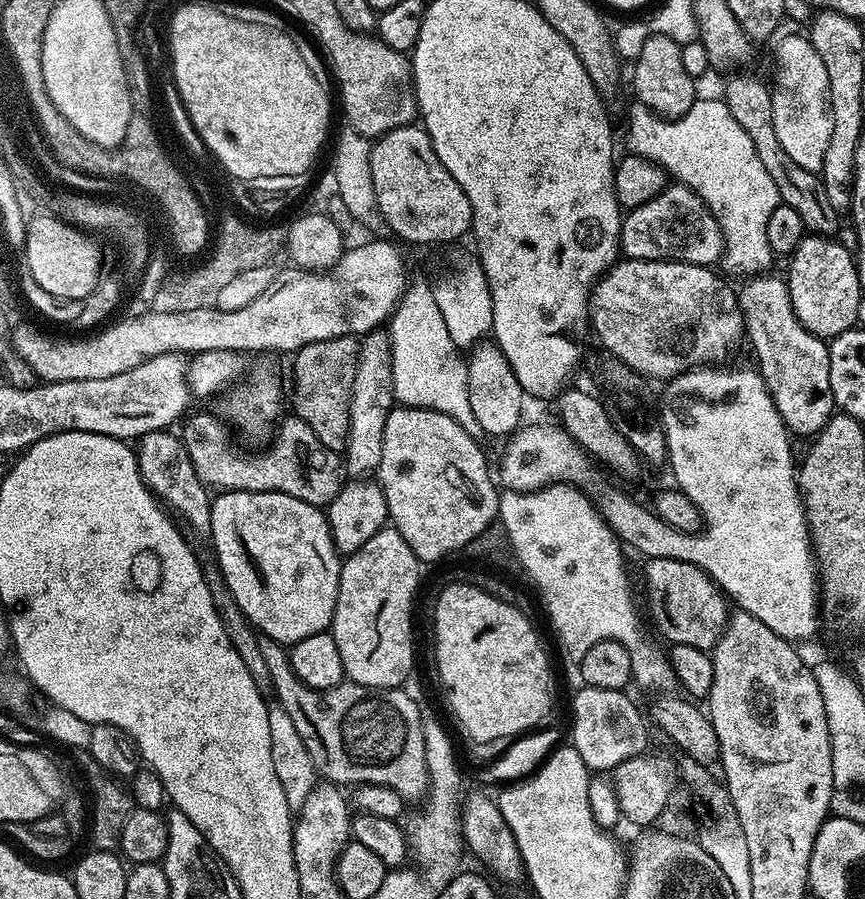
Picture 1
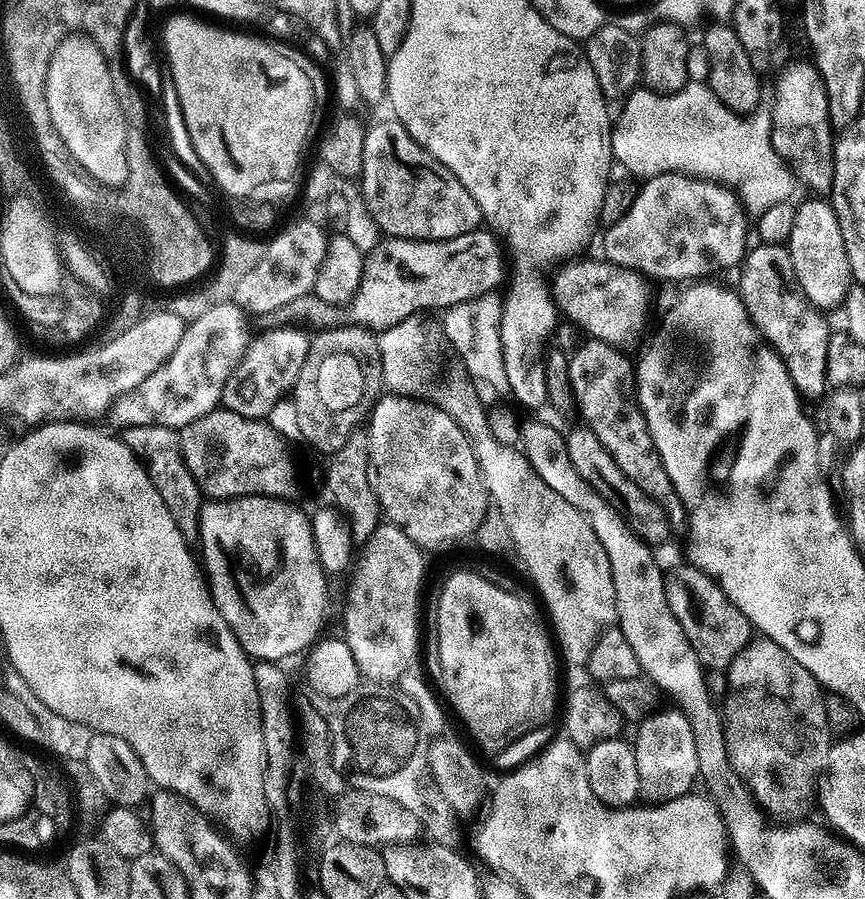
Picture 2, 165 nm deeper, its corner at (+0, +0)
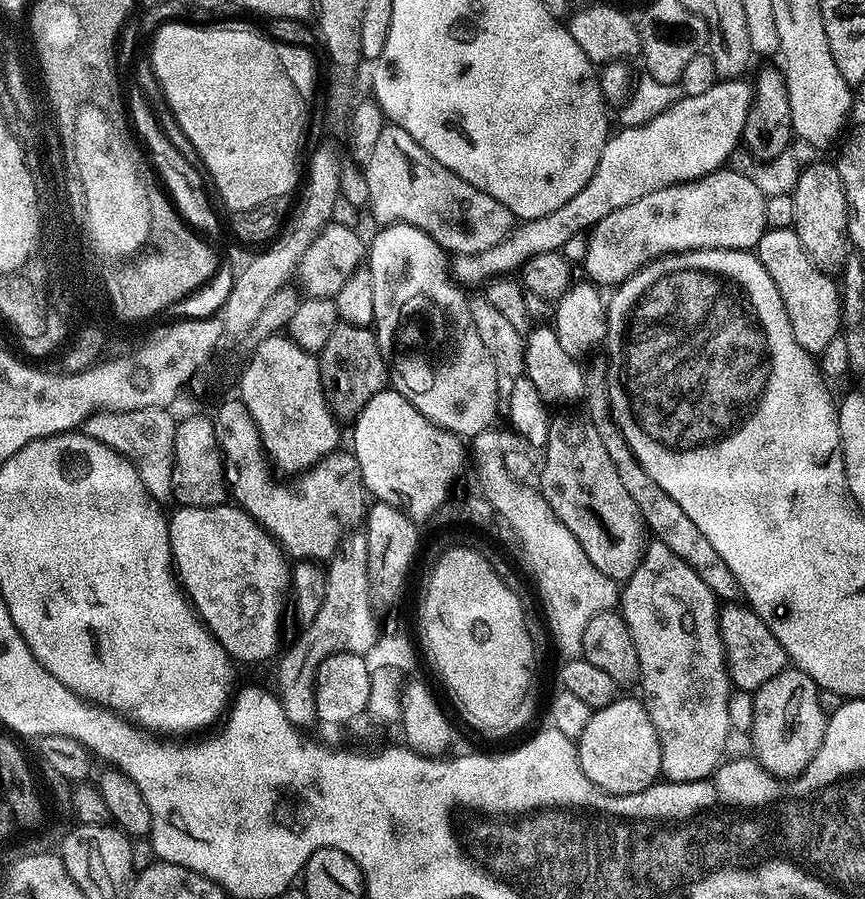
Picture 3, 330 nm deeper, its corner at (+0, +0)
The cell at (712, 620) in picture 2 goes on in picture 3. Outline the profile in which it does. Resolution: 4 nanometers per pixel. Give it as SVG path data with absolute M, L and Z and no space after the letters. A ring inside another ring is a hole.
M728 602L719 609L720 638L724 644L724 658L728 661L728 678L737 689L755 693L779 672L789 667L790 661L782 642L758 618L758 614L740 602Z

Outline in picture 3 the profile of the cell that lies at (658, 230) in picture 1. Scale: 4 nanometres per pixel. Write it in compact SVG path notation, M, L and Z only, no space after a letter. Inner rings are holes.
M725 166L715 172L688 180L685 184L671 184L662 190L654 190L614 214L606 214L587 233L588 245L586 258L582 265L587 279L596 286L612 284L618 286L623 280L629 280L639 268L644 268L661 256L671 256L677 252L693 252L703 248L725 248L735 252L755 249L756 243L768 228L766 222L766 197L758 186L743 171L731 172Z

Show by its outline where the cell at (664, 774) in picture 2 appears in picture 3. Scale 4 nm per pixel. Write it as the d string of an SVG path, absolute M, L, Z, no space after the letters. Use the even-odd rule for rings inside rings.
M653 539L645 547L634 574L623 585L618 608L630 630L630 638L634 638L634 650L638 650L638 688L644 691L642 703L658 734L663 779L674 784L709 779L725 759L724 747L728 744L728 734L733 731L727 702L734 685L728 678L728 661L724 658L724 644L720 638L718 598L670 546Z

